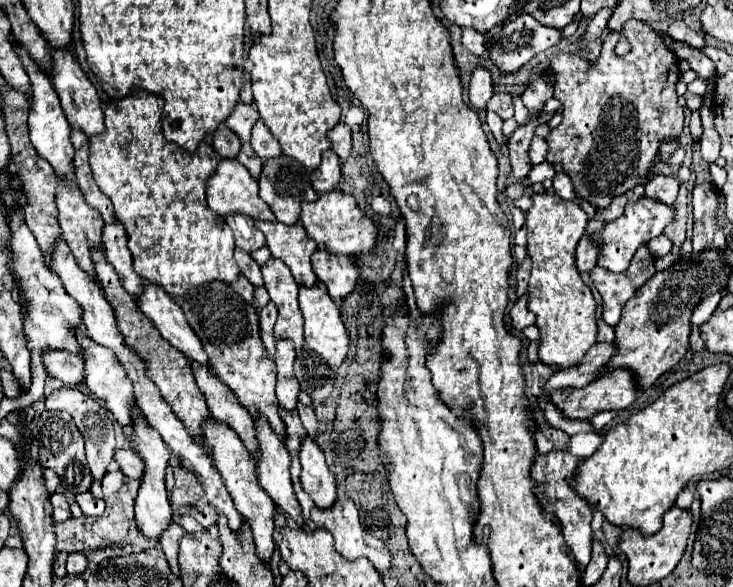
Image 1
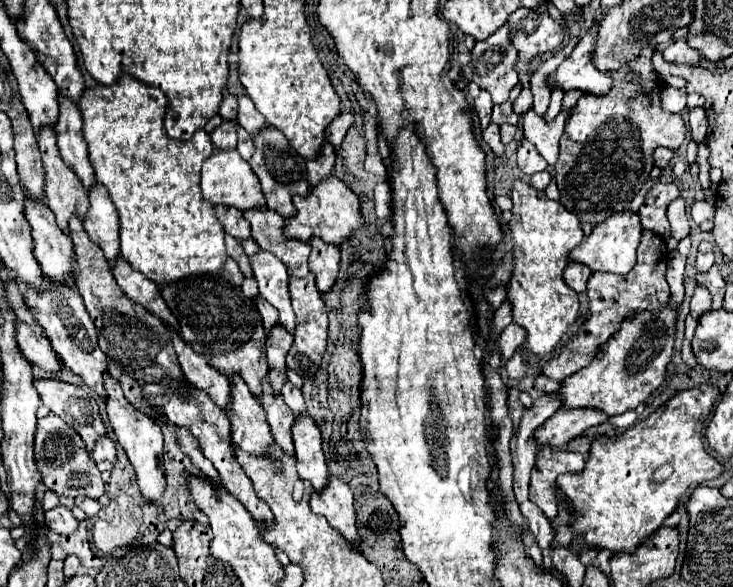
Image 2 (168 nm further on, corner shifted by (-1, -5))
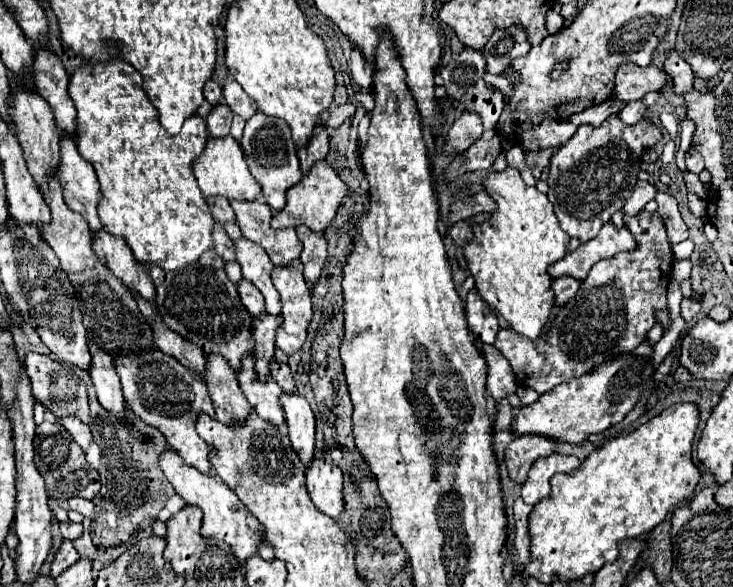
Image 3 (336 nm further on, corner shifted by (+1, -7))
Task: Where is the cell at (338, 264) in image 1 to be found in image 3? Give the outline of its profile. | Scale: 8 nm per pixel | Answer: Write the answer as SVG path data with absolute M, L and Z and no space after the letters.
M298 227L298 237L304 245L304 251L300 255L304 263L304 277L308 285L314 285L324 269L328 251L326 251L326 239L322 235L316 235L314 231L308 231L308 227Z

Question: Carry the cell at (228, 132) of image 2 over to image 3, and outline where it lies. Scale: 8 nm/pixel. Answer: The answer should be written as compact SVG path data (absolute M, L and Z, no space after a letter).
M224 103L216 105L216 107L212 109L212 113L208 115L208 119L206 119L206 125L208 125L210 137L220 139L220 137L228 135L228 133L230 133L232 117L234 117L234 113L232 113L232 109L230 109L228 105L224 105Z

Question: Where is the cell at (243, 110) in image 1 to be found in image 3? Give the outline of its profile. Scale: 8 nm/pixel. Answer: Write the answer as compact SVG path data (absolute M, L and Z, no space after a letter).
M208 81L208 87L204 89L204 97L210 105L218 105L224 101L224 95L222 95L222 87L216 83L216 81Z

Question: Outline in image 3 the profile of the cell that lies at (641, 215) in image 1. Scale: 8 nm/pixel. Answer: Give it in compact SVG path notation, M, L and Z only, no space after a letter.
M608 221L608 223L604 223L604 227L600 229L600 233L594 239L582 243L578 249L568 253L564 259L552 263L552 267L548 267L548 271L552 277L570 275L570 277L584 281L588 271L598 261L610 259L622 251L632 251L634 247L636 247L636 241L634 241L632 233L628 233L628 227L618 229L616 225L612 225Z

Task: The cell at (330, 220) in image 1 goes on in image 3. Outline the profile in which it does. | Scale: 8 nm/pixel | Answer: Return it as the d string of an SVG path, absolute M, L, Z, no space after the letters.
M320 161L310 173L308 177L304 177L300 181L300 185L292 187L288 193L288 203L282 211L274 213L274 219L272 219L272 227L274 229L286 229L286 227L300 227L300 225L306 225L310 231L314 233L324 233L326 227L334 221L338 209L344 205L344 199L348 197L348 185L338 177L338 173L326 163L326 161Z

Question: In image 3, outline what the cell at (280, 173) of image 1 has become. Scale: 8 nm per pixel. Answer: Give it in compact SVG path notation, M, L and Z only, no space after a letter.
M256 113L248 119L244 135L242 135L242 151L246 155L246 163L254 179L262 185L264 201L274 209L280 211L286 205L286 191L302 181L302 171L298 163L298 149L290 137L288 125L282 119L268 117L264 113Z

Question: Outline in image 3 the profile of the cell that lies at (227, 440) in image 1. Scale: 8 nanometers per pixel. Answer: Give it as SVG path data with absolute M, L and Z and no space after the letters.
M144 349L140 355L116 359L116 371L120 375L128 407L144 423L160 429L170 447L188 465L212 475L212 463L208 455L214 449L196 433L196 419L200 413L208 413L214 419L214 407L206 383L194 371L188 371L182 363L176 363L176 359L164 355L160 349Z

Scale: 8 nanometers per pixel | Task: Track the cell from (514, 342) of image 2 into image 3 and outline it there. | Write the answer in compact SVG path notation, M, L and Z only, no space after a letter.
M642 211L636 217L626 217L626 225L630 233L636 233L636 249L596 263L574 299L556 311L550 323L550 357L546 357L546 345L542 341L532 343L512 329L498 331L494 347L510 361L518 385L546 393L562 381L580 377L606 359L614 359L618 353L634 351L654 327L656 311L666 307L666 287L674 253L660 215Z

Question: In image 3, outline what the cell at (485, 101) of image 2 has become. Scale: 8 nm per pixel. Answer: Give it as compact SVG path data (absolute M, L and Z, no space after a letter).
M466 111L462 113L462 117L452 125L450 133L448 133L448 143L446 143L446 153L458 153L458 151L466 151L476 139L480 139L484 131L482 119L478 113L474 111Z

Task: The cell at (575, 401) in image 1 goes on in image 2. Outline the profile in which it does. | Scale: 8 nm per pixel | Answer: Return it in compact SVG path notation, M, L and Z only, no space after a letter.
M560 409L534 431L534 441L538 447L562 447L580 437L588 427L600 425L606 419L606 413L596 409Z

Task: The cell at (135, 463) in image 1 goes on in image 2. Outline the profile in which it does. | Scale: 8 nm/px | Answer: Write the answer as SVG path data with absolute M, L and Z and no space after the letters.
M102 435L100 437L100 441L96 441L96 445L94 445L94 449L90 451L90 455L92 455L92 459L94 461L110 461L110 463L114 463L116 459L116 449L114 449L114 443L108 439L108 435Z

